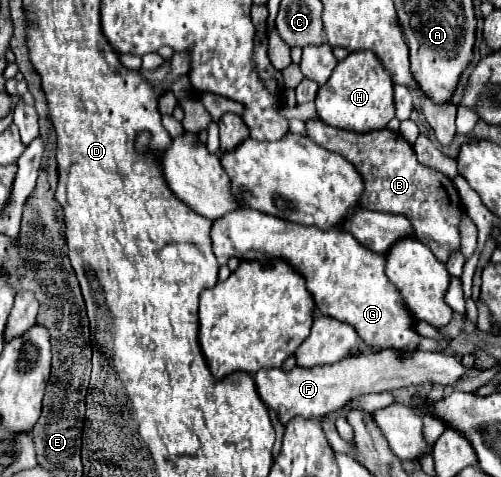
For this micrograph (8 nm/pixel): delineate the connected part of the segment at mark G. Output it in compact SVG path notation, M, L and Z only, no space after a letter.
M238 209L214 221L212 245L220 265L226 265L230 257L260 263L268 259L282 259L292 265L306 279L306 289L312 293L318 311L326 317L352 325L358 337L374 353L394 349L408 355L420 345L420 335L414 329L414 317L406 309L398 289L384 273L386 259L364 245L358 245L348 231L320 231L316 227L282 221L254 209Z

